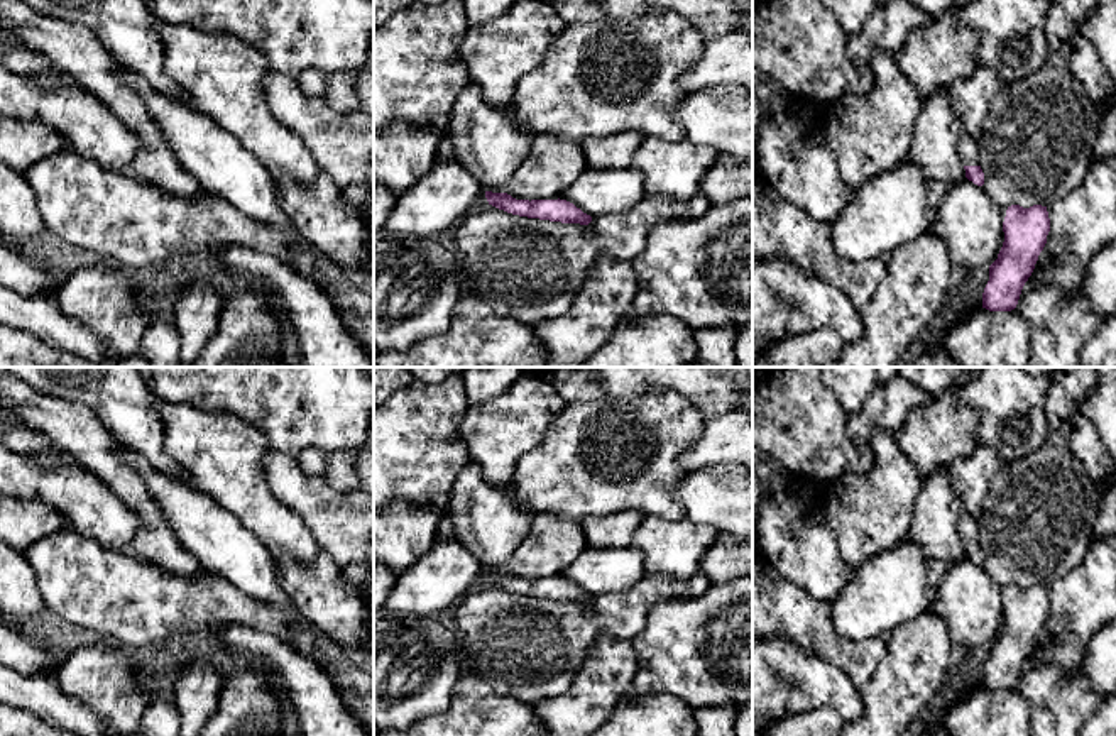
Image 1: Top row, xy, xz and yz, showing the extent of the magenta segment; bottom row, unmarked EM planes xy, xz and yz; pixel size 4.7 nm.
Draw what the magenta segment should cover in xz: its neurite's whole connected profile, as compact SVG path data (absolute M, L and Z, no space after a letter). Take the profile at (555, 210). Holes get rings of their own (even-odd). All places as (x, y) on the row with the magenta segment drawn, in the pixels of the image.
M468 85L455 100L451 110L440 120L448 134L445 151L485 188L487 206L512 215L561 223L588 225L592 217L566 200L516 200L506 193L512 173L521 166L531 149L533 135L524 132L504 108L490 107L477 85Z

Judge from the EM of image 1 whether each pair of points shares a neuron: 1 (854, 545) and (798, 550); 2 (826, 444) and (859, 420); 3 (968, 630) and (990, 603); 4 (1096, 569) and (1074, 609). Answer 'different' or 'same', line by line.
1: different
2: different
3: same
4: same

